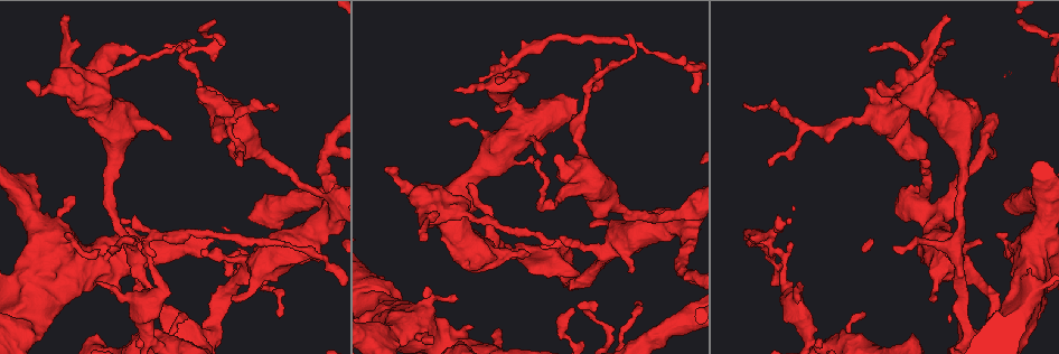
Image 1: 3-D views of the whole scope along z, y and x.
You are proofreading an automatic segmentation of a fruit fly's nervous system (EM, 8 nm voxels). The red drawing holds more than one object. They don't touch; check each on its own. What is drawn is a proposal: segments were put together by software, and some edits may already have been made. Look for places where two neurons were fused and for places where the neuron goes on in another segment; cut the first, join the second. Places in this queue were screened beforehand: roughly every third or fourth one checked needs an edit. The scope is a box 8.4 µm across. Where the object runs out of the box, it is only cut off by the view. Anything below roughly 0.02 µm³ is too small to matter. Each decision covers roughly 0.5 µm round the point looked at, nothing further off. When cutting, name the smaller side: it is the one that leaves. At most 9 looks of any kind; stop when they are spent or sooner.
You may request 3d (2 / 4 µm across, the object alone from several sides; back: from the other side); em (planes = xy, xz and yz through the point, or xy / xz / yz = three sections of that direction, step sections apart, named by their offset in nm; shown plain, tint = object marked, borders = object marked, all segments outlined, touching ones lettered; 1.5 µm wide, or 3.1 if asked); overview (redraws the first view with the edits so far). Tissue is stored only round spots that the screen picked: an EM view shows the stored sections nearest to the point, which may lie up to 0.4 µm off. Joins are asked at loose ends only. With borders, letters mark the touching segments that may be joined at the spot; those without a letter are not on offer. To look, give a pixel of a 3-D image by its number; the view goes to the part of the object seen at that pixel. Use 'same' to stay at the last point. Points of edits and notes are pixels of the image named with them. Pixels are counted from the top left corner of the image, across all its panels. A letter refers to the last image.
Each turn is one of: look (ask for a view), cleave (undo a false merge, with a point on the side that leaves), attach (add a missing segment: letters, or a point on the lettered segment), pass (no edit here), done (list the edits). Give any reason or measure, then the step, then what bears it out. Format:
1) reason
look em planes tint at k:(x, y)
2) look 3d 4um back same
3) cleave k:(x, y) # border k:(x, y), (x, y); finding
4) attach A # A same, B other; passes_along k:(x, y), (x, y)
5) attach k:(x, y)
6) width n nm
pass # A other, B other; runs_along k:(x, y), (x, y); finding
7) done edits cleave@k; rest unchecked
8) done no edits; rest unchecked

thick turns thin
look 3d 4um at 1:(221, 123)

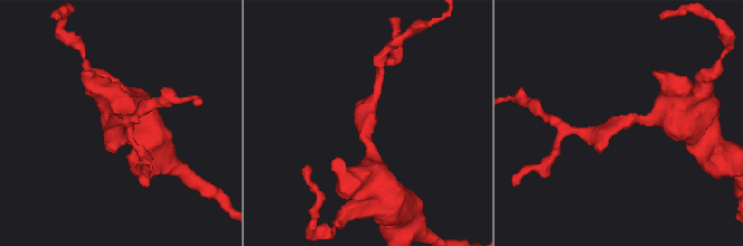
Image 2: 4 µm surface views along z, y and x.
shape alone is not enough
look em planes borders at 2:(626, 119)

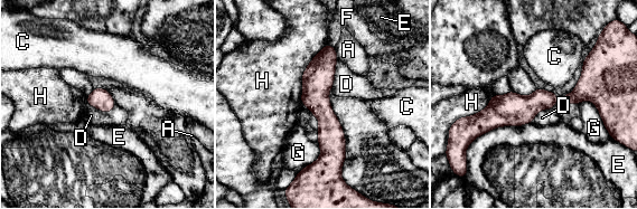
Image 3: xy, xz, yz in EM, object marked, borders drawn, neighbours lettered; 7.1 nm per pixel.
longest_contact E 550 nm
pass # A other, C other, D other, E other, F other, G other, H other; border 3:(327, 43), (302, 74), (300, 103); one neuron here

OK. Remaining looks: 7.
branch stops here
look em planes plain at 1:(384, 169)

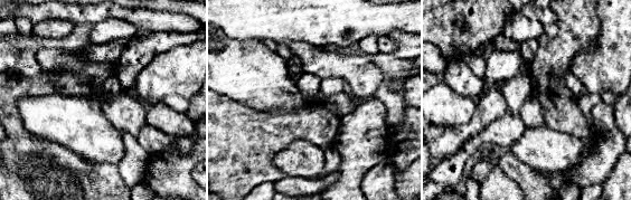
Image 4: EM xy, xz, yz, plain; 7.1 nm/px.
what lies round it
look em planes borders same

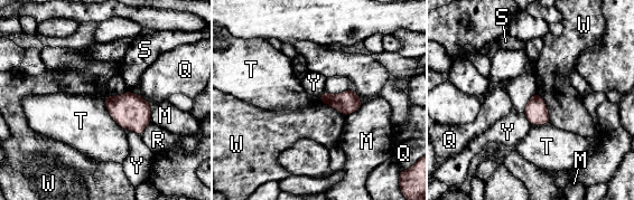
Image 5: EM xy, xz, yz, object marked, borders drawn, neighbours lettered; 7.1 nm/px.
pass # M other, Q other, R other, S other, T other, W other, Y other; border 5:(102, 100), (109, 115), (123, 130); none of them fits

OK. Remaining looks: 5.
branch stops here
look em planes borders at 1:(169, 136)

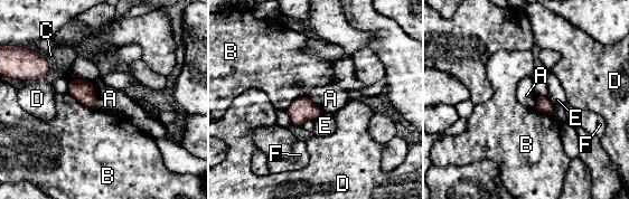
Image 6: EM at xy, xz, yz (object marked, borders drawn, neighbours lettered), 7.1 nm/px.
pass # A other, B other, C other, D other, E other, F other; border 6:(546, 96), (554, 106); none of them fits

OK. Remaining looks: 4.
an open end
look em planes borders at 1:(501, 329)

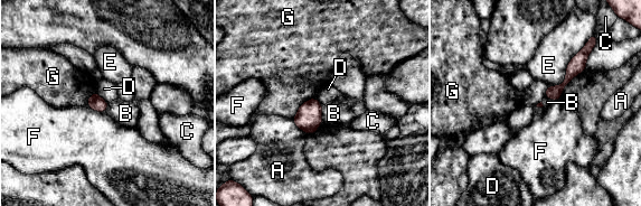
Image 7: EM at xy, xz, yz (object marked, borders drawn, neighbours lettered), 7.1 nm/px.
width 100 nm
pass # A other, B other, C other, D other, E other, F other, G other; no lettered segment goes on from it

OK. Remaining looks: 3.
done no edits; rest unchecked

